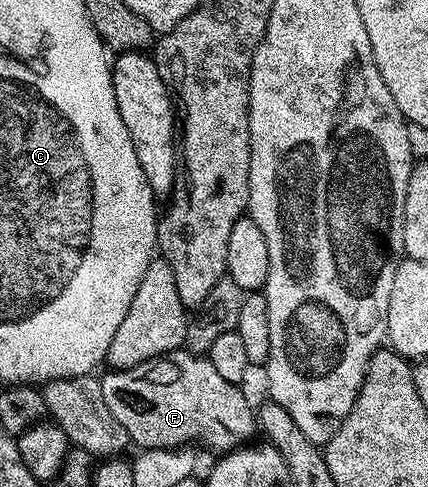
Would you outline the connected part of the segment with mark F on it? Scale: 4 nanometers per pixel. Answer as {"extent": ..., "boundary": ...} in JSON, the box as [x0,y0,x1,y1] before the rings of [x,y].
{"extent":[99,349,257,449],"boundary":[[[190,349],[170,351],[168,355],[160,355],[129,369],[111,369],[107,376],[99,379],[101,393],[105,393],[105,405],[113,417],[125,429],[128,440],[136,443],[139,449],[172,449],[194,444],[194,439],[204,439],[211,447],[231,449],[243,445],[257,431],[257,415],[251,411],[251,403],[239,392],[236,384],[225,381],[225,377],[213,369],[210,358],[206,354],[196,353]]]}

